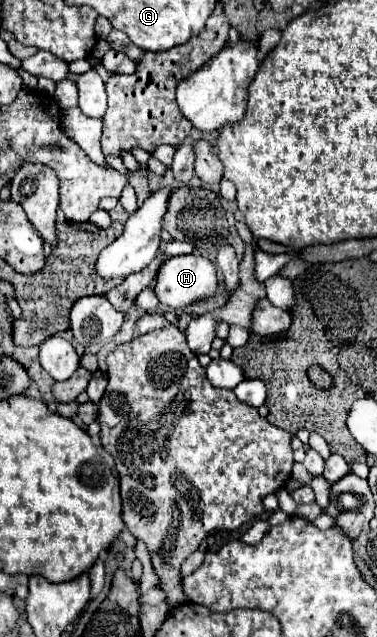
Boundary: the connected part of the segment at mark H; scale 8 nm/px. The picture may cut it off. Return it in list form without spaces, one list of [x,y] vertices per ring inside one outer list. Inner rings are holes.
[[[177,255],[169,257],[161,263],[157,277],[155,277],[155,295],[161,305],[167,305],[171,309],[181,309],[185,305],[191,305],[193,301],[211,297],[215,287],[217,287],[217,277],[215,277],[215,263],[209,261],[207,257],[201,255]]]

